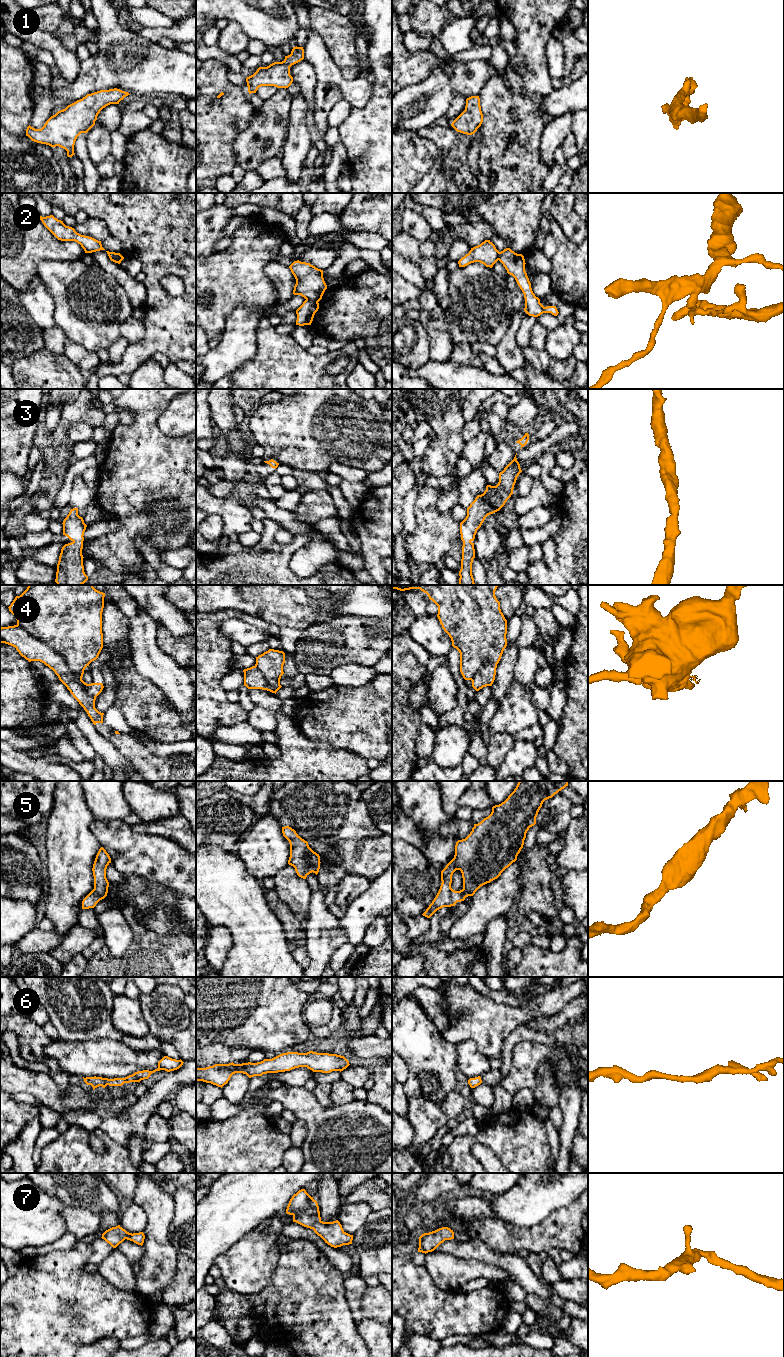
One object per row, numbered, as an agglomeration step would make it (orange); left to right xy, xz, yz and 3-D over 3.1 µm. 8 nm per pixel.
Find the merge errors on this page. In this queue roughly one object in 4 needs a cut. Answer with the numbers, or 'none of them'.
2, 4

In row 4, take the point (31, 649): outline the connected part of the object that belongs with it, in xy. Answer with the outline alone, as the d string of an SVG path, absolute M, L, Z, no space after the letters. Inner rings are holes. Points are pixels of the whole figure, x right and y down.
M17 625L0 628L0 643L15 647L29 662L40 661L52 669L87 712L93 724L103 723L104 713L95 708L96 697L88 693L82 684L82 679L68 669L65 659L53 648L35 639Z

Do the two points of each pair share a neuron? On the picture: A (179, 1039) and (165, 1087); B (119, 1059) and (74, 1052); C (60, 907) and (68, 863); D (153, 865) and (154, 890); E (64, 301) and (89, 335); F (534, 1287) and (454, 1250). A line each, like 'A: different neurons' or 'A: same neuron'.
A: different neurons
B: same neuron
C: same neuron
D: different neurons
E: same neuron
F: same neuron

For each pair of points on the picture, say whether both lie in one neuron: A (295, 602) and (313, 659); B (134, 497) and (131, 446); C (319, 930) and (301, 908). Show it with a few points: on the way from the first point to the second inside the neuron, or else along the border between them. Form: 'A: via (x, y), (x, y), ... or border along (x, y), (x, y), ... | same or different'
A: border along (321, 621), (307, 627), (303, 631) | different
B: via (131, 484), (131, 459) | same
C: border along (312, 892), (308, 914), (303, 921) | different

